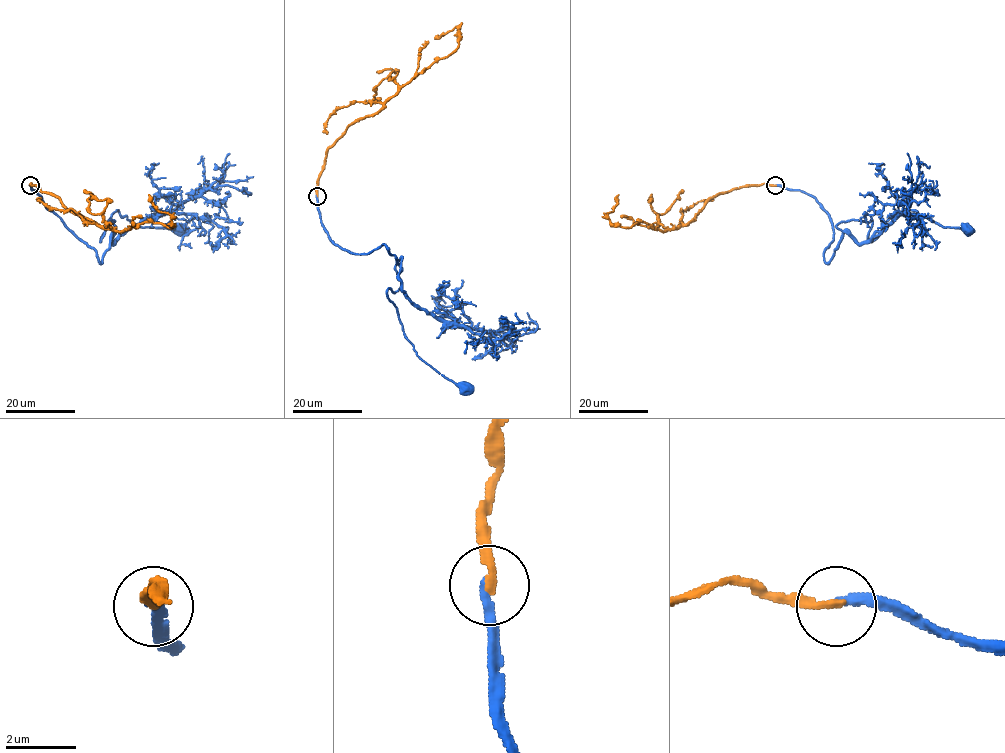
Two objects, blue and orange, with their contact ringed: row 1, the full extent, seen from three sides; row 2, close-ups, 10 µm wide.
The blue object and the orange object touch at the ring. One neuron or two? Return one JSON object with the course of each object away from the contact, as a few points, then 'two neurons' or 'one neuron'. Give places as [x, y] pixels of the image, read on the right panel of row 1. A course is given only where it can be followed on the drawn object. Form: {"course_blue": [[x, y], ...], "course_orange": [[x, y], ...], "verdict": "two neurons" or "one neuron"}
{"course_blue": [[775, 185], [809, 194], [828, 214], [826, 262], [845, 221], [872, 221], [872, 241], [905, 211], [967, 228]], "course_orange": [[775, 185], [719, 192], [689, 223], [665, 231], [645, 222], [630, 227], [612, 224], [606, 214], [618, 194]], "verdict": "one neuron"}

